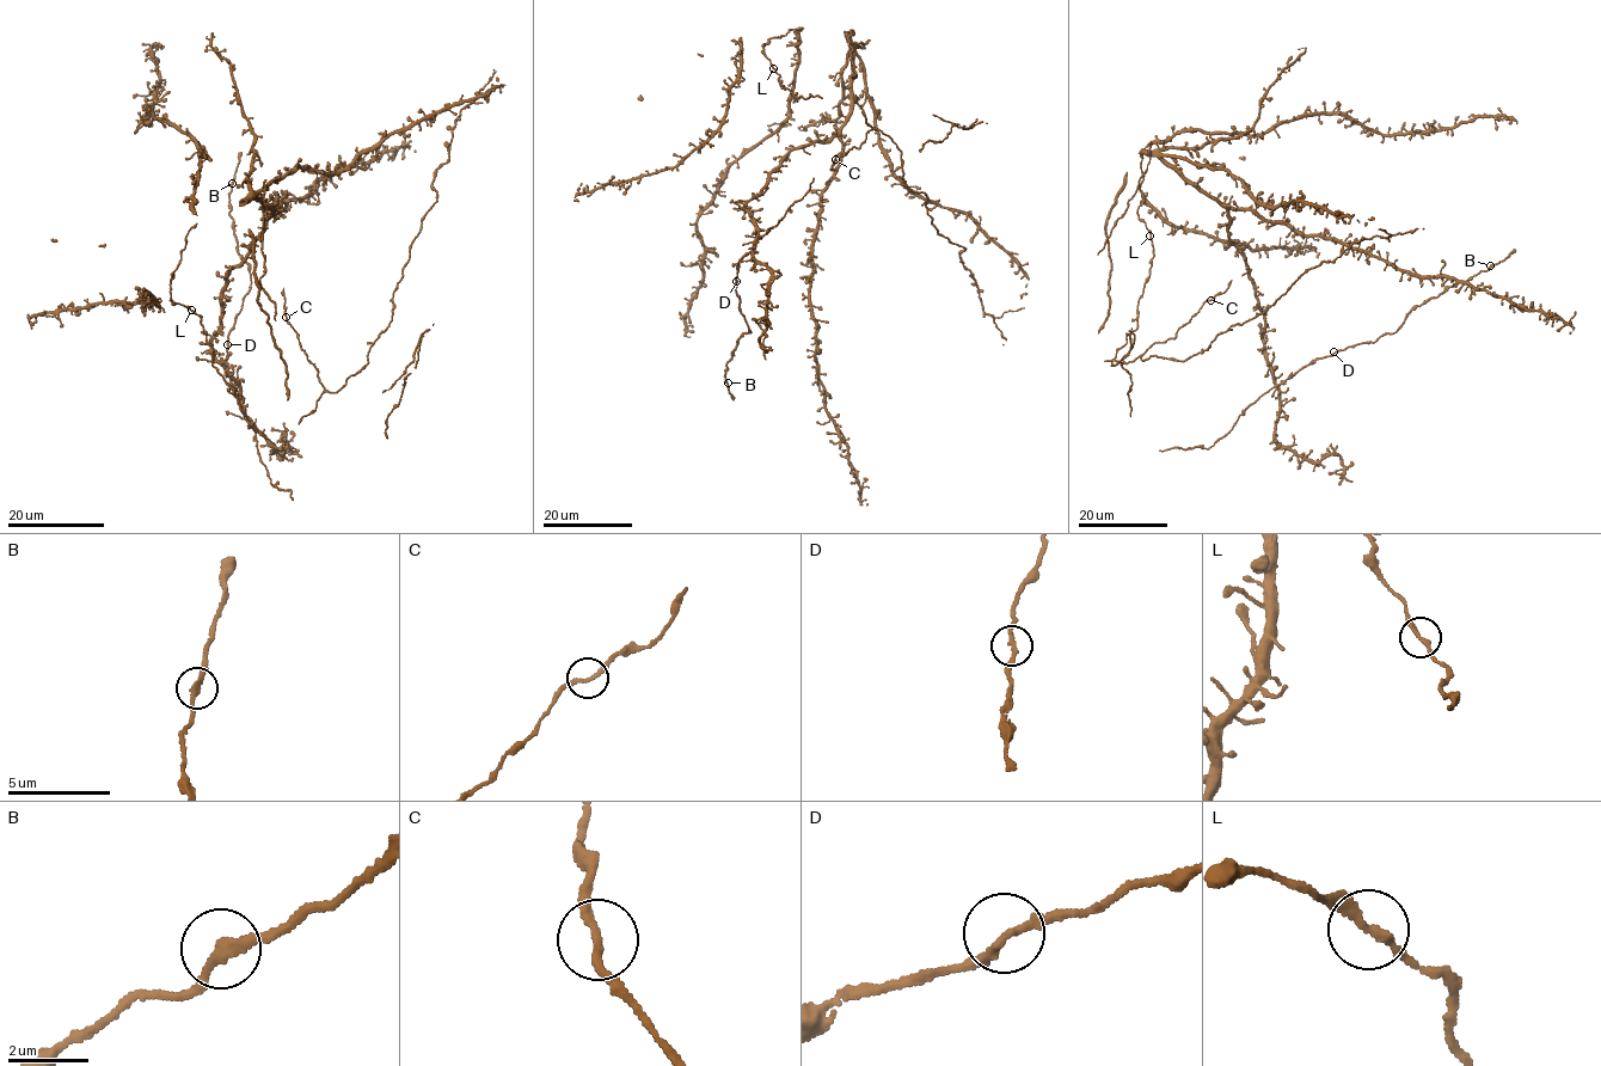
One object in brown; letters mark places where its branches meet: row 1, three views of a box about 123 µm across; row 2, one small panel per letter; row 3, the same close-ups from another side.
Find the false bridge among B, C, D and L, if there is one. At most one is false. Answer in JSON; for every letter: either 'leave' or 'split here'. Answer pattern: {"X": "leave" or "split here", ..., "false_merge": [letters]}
{"B": "leave", "C": "leave", "D": "leave", "L": "leave", "false_merge": []}

